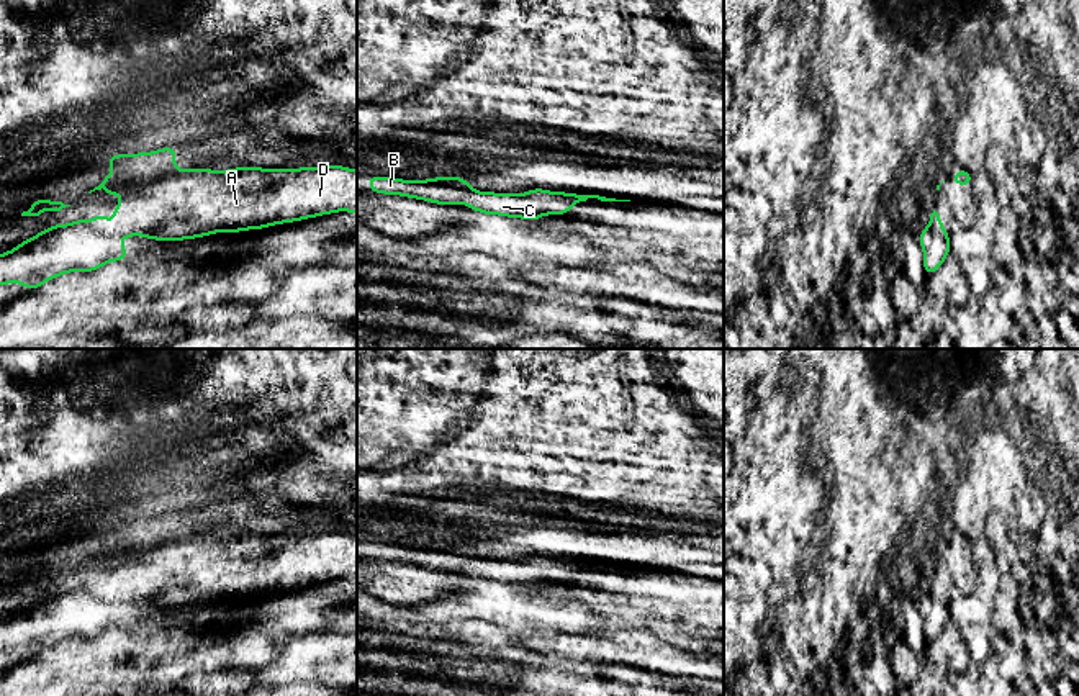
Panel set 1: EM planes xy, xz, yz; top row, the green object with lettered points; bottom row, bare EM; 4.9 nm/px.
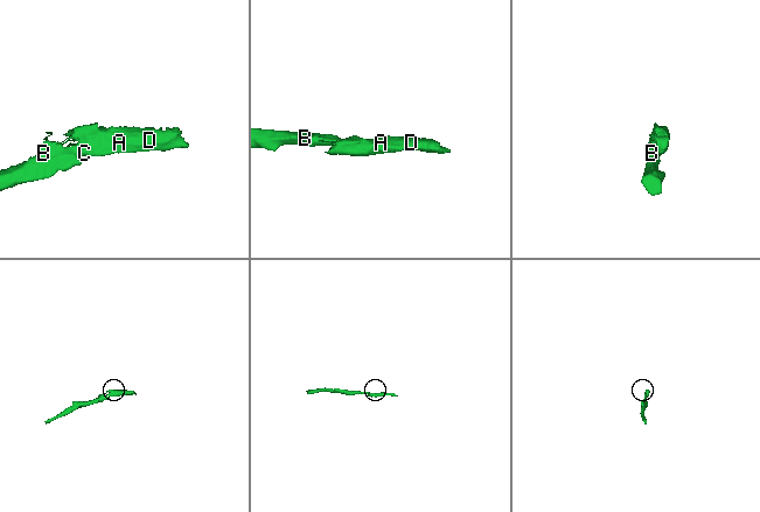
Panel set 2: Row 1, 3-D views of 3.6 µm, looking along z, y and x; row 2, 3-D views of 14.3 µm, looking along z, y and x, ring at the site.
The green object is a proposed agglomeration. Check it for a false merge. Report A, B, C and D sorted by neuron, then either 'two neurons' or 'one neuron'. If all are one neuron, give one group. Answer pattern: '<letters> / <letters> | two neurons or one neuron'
A C D / B | two neurons

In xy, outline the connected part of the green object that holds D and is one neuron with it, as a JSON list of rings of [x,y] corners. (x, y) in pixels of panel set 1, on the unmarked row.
[[[167,513],[152,519],[115,521],[105,526],[110,542],[98,554],[90,557],[106,557],[106,563],[118,562],[121,570],[116,576],[100,580],[92,586],[97,598],[108,604],[133,604],[141,601],[156,608],[183,608],[205,604],[214,599],[239,599],[262,596],[282,590],[301,588],[337,578],[357,580],[357,537],[344,532],[319,532],[301,536],[260,536],[242,532],[229,537],[175,536],[175,513]]]

